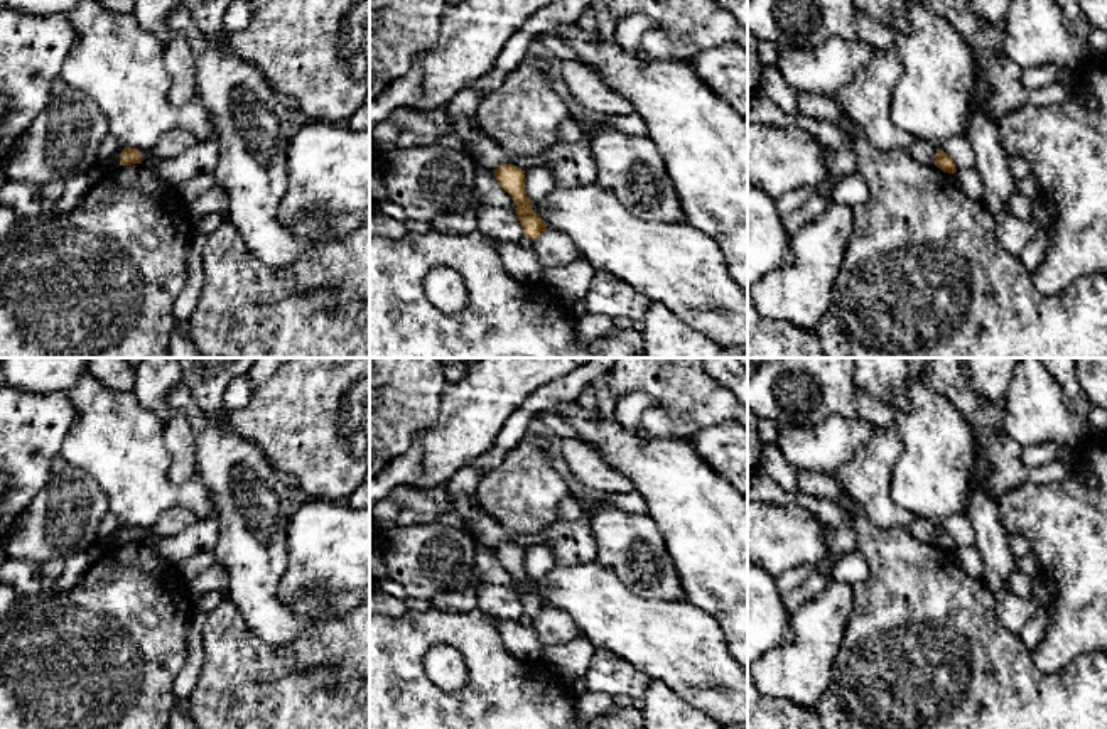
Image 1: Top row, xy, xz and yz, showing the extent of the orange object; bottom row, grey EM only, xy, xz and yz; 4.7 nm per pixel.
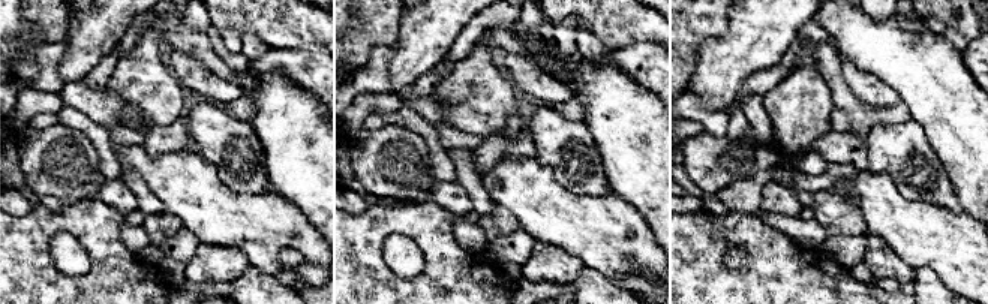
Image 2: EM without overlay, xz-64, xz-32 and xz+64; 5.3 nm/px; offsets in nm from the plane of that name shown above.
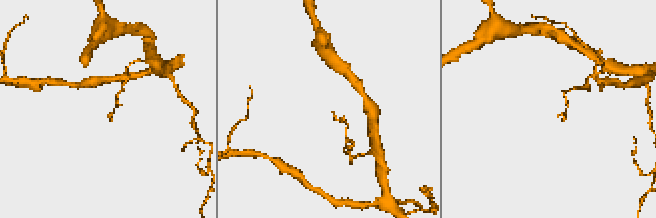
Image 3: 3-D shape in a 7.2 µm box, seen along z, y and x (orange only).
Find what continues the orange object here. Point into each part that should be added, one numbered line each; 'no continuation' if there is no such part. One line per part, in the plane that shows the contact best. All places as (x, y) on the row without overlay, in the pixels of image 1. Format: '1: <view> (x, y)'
no continuation

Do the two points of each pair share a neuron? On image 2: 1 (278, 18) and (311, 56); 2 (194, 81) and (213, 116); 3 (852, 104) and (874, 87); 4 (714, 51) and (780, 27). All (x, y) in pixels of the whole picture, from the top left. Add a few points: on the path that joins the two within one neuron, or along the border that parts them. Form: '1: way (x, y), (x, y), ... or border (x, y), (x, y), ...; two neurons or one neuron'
1: border (318, 44), (270, 48); two neurons
2: border (206, 99), (224, 107); two neurons
3: border (841, 66), (847, 87), (864, 104), (892, 107); two neurons
4: way (730, 51), (742, 51), (763, 32); one neuron

